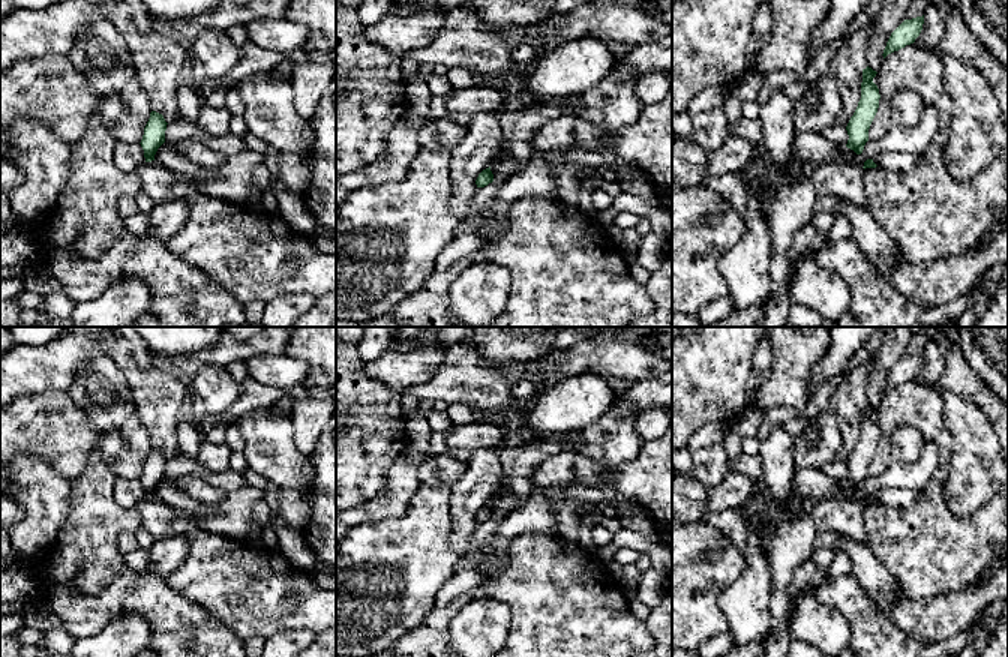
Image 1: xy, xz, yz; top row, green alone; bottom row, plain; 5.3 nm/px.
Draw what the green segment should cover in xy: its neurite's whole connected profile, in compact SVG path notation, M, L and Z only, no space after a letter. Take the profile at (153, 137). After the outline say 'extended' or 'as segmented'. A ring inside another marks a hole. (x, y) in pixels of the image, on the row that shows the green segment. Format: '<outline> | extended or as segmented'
M152 111L150 118L144 128L141 147L144 150L146 162L154 160L158 148L165 142L166 122L162 114Z | as segmented

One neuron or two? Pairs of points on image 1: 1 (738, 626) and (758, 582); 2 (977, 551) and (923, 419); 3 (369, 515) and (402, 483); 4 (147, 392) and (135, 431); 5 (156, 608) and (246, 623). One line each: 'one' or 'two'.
1: one
2: one
3: one
4: two
5: two

